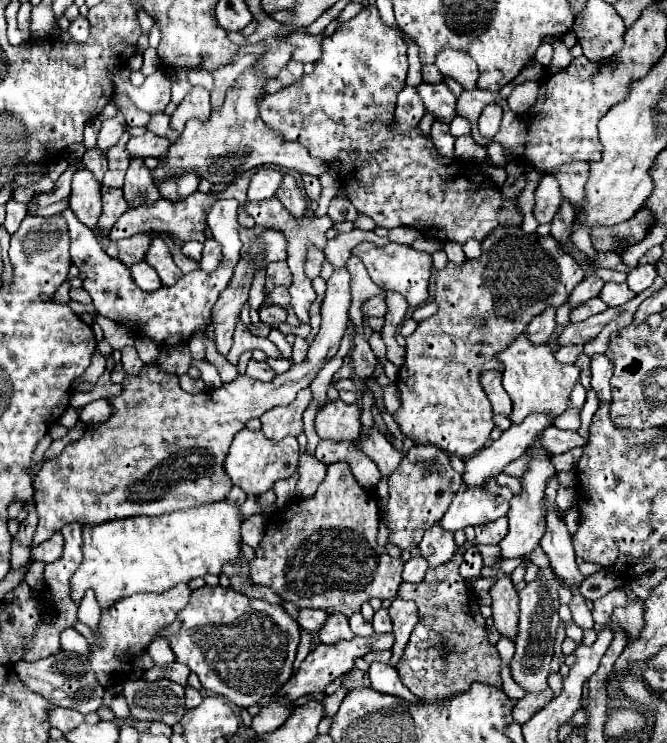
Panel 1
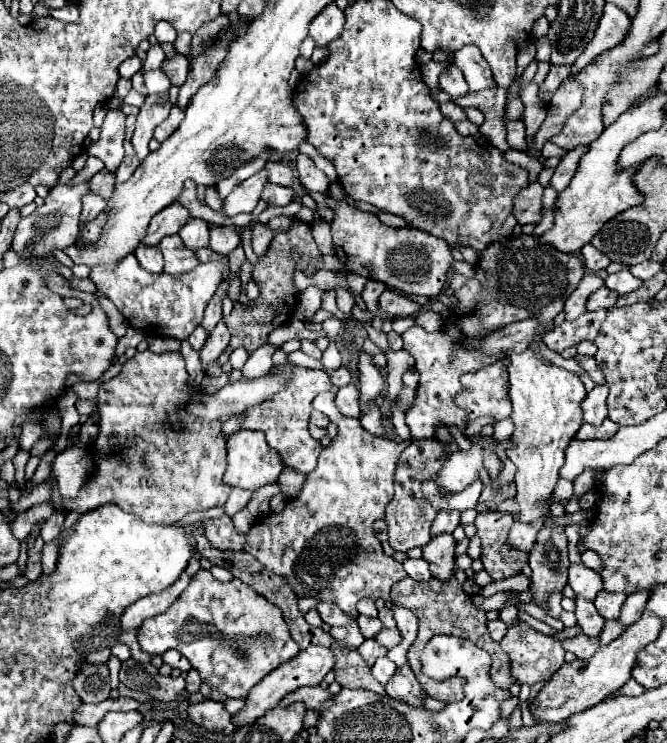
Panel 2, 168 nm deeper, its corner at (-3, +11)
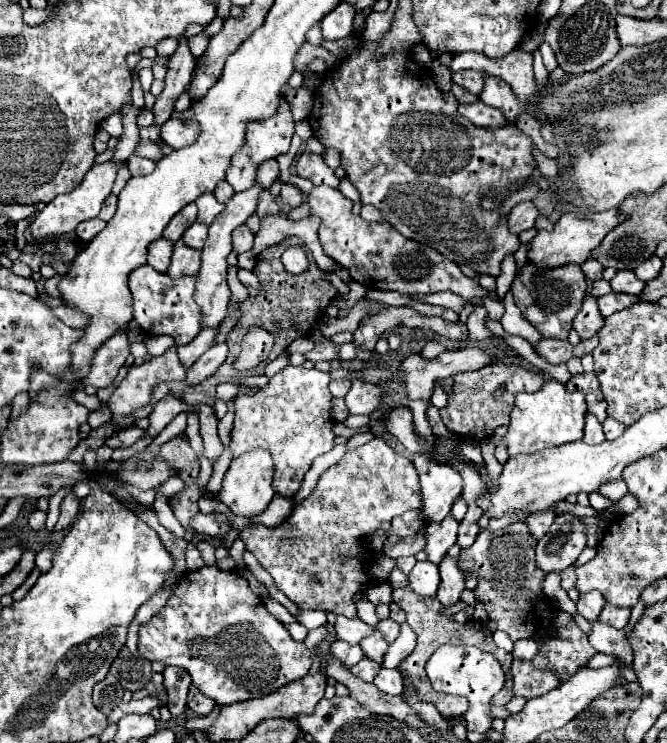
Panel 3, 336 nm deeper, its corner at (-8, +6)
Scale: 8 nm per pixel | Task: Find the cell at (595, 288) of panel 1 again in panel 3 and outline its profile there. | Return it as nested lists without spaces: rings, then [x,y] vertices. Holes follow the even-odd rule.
[[[587,294],[583,298],[583,308],[573,320],[573,328],[581,338],[591,338],[591,334],[597,334],[603,328],[603,316],[597,310],[597,298],[593,294]]]

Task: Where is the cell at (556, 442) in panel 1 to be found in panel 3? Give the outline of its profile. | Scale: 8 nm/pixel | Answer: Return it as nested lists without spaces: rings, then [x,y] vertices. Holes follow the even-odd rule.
[[[607,418],[607,420],[603,422],[603,430],[605,430],[607,440],[615,440],[615,438],[619,438],[619,436],[623,434],[625,426],[623,426],[621,422],[615,422],[613,418]]]

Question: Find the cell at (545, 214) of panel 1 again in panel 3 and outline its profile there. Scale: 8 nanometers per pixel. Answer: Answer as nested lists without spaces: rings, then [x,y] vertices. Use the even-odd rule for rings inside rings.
[[[527,200],[527,202],[519,202],[511,212],[509,212],[509,230],[513,234],[521,234],[523,230],[535,228],[535,218],[537,218],[539,210],[537,206]]]

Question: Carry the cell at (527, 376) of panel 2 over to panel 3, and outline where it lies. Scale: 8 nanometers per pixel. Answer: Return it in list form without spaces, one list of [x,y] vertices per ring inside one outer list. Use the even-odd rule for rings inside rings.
[[[547,380],[541,390],[533,394],[517,394],[515,406],[511,412],[511,424],[509,432],[503,438],[509,456],[517,454],[535,454],[541,450],[547,450],[551,446],[561,446],[567,442],[575,442],[583,438],[583,426],[585,426],[585,394],[583,390],[567,390],[565,384],[557,380]]]

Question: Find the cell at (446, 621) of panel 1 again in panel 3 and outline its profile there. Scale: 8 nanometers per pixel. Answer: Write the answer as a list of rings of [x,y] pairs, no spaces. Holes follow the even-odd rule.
[[[407,586],[407,588],[397,588],[397,590],[393,590],[393,602],[397,602],[397,604],[405,610],[405,614],[407,614],[407,624],[409,624],[409,626],[413,628],[413,632],[417,634],[417,646],[415,646],[415,650],[403,660],[403,666],[401,666],[401,668],[409,672],[409,676],[411,676],[411,680],[413,680],[413,686],[417,688],[419,698],[423,698],[425,702],[433,702],[433,704],[437,706],[437,710],[439,710],[445,718],[463,716],[463,714],[467,712],[467,708],[469,708],[467,698],[463,698],[463,696],[449,696],[449,694],[443,694],[443,692],[435,692],[435,690],[431,688],[431,682],[429,682],[429,678],[427,678],[427,674],[425,674],[425,662],[427,662],[427,658],[435,652],[435,646],[441,646],[441,644],[467,644],[467,646],[477,646],[479,650],[485,650],[485,652],[495,654],[497,660],[501,660],[501,668],[503,668],[503,672],[505,672],[505,686],[503,686],[501,694],[495,696],[495,706],[505,706],[505,704],[513,698],[513,682],[511,682],[511,660],[513,660],[513,656],[511,656],[509,652],[505,652],[505,650],[501,650],[501,648],[495,646],[493,634],[491,634],[491,630],[489,630],[485,624],[475,622],[475,620],[465,622],[465,624],[457,624],[457,622],[453,620],[453,616],[445,616],[445,614],[443,614],[443,604],[441,604],[437,598],[419,596],[419,594],[415,594],[409,586]]]

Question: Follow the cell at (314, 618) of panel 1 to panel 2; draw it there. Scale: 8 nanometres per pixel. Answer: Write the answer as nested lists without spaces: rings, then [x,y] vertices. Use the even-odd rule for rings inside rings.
[[[320,601],[318,607],[320,611],[320,617],[324,623],[328,623],[330,627],[342,627],[342,625],[348,625],[350,621],[354,621],[354,617],[342,613],[342,609],[338,609],[338,605],[334,603],[326,603],[326,601]]]

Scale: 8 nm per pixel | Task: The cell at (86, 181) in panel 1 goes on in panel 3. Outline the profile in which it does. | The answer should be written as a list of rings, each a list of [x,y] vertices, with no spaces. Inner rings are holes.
[[[91,218],[91,220],[87,220],[87,222],[81,222],[79,226],[77,226],[77,236],[81,238],[81,240],[91,240],[95,234],[99,234],[103,228],[107,226],[107,222],[105,220],[101,220],[101,218]]]

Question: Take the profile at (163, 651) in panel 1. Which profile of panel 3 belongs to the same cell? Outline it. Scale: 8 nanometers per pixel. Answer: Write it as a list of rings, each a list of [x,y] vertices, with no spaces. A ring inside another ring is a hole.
[[[167,666],[163,676],[165,676],[165,690],[167,690],[167,708],[173,716],[181,716],[185,708],[187,690],[191,686],[191,676],[185,668],[179,666]]]

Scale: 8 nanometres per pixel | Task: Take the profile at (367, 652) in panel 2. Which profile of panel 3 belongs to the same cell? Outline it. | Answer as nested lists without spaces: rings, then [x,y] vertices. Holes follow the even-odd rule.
[[[363,658],[359,664],[355,664],[353,668],[351,668],[351,672],[355,674],[355,676],[359,676],[359,678],[363,678],[365,682],[373,682],[373,678],[379,674],[379,670],[381,670],[381,664],[377,664],[375,660],[371,660],[371,658]]]

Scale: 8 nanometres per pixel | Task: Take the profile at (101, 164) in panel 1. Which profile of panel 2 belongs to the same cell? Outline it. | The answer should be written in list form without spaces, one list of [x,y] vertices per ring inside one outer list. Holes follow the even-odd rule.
[[[102,169],[100,173],[96,173],[96,175],[92,177],[92,181],[90,181],[92,191],[98,193],[100,197],[104,197],[104,199],[110,199],[110,197],[112,197],[114,185],[116,185],[116,181],[114,181],[112,173],[108,173],[106,169]]]

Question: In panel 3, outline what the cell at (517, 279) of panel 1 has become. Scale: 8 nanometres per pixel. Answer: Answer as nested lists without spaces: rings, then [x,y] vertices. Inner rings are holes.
[[[527,262],[515,276],[511,284],[511,294],[523,318],[527,318],[545,338],[565,340],[575,314],[581,310],[583,296],[587,292],[587,278],[577,264],[567,264],[559,268],[537,268],[533,262]]]

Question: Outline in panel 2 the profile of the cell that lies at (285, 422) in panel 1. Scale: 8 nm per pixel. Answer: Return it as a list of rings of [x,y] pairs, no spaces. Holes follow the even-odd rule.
[[[294,365],[294,381],[290,381],[290,385],[282,389],[282,393],[276,393],[274,397],[270,397],[270,401],[262,401],[262,405],[256,405],[254,409],[248,409],[246,413],[242,413],[244,417],[242,429],[262,431],[266,435],[268,445],[280,453],[286,467],[300,473],[310,473],[316,465],[318,453],[322,451],[320,441],[316,441],[308,433],[312,401],[318,393],[324,393],[330,389],[332,389],[332,383],[324,371],[314,371],[314,369],[304,369],[300,365]]]

